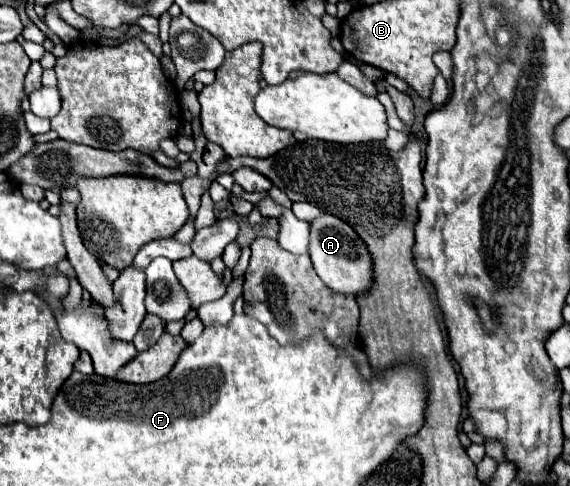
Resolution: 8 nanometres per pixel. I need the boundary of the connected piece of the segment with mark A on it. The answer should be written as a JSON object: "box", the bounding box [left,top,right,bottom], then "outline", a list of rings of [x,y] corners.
{"box":[308,215,372,295],"outline":[[[320,215],[310,223],[310,249],[308,249],[314,269],[320,279],[336,293],[360,295],[372,285],[372,259],[364,241],[356,231],[334,215]]]}

